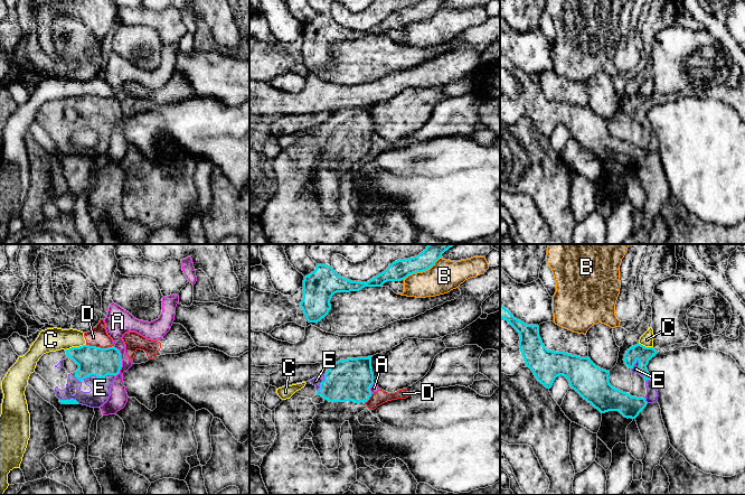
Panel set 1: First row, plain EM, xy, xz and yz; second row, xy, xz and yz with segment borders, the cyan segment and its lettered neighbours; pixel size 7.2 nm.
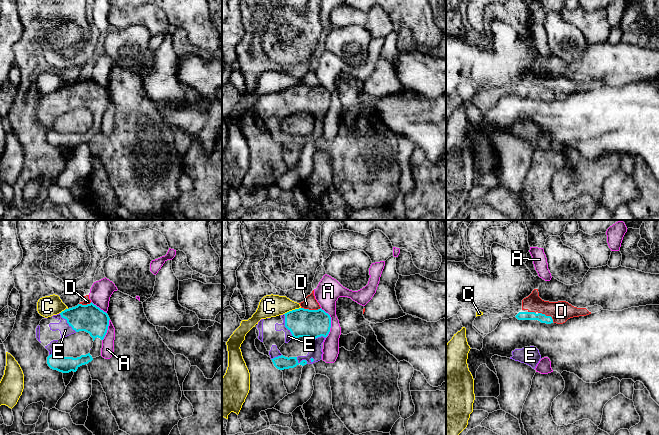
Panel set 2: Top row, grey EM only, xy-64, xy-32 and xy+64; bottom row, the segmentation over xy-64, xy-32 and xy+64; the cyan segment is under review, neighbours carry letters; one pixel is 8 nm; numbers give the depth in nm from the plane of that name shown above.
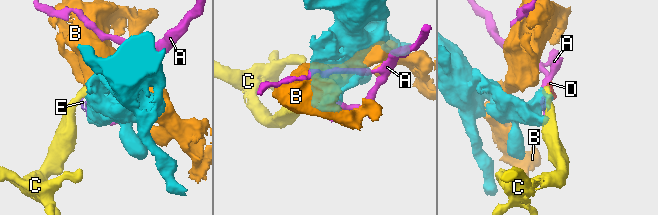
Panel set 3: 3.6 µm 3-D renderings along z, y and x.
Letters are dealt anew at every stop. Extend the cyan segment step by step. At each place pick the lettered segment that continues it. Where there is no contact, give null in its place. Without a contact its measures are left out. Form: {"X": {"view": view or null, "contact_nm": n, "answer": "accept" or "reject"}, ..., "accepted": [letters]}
{"A": {"view": "xy", "contact_nm": 220, "answer": "reject"}, "B": {"view": "xz", "contact_nm": 320, "answer": "reject"}, "C": {"view": "xy", "contact_nm": 160, "answer": "reject"}, "D": {"view": "xy", "contact_nm": 200, "answer": "reject"}, "E": {"view": "xy", "contact_nm": 240, "answer": "accept"}, "accepted": ["E"]}

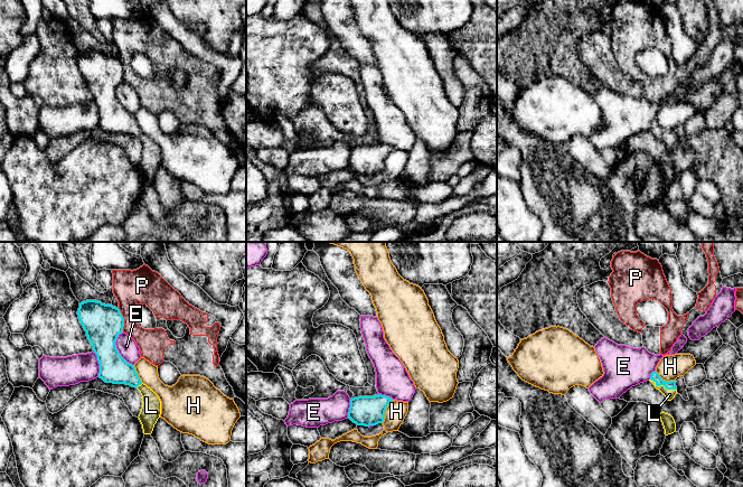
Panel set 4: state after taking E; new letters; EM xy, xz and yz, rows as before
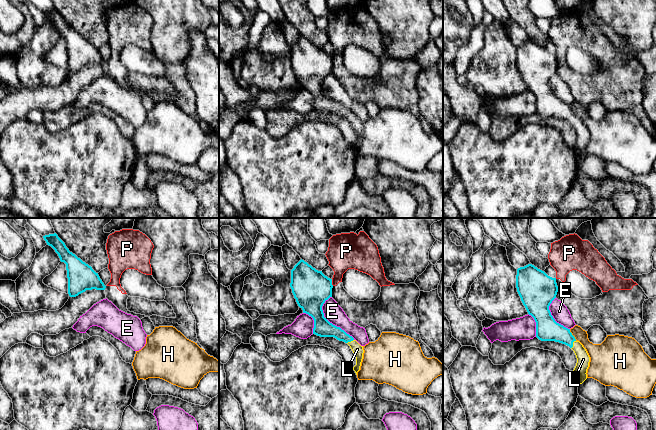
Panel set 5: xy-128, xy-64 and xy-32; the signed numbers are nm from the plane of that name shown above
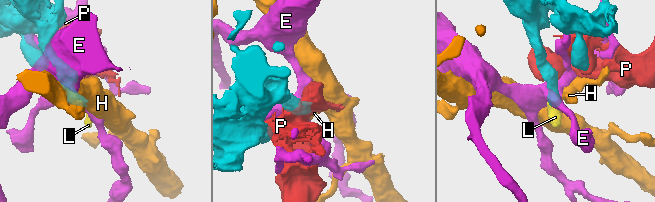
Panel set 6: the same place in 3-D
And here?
{"E": {"view": "xy", "contact_nm": 260, "answer": "reject"}, "H": {"view": "xz", "contact_nm": 190, "answer": "reject"}, "L": {"view": "yz", "contact_nm": 200, "answer": "accept"}, "P": {"view": "xy", "contact_nm": 180, "answer": "reject"}, "accepted": ["L"]}

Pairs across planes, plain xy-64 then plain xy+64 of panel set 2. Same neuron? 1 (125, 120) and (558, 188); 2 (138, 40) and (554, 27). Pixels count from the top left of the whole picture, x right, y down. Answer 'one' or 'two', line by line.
1: one
2: one

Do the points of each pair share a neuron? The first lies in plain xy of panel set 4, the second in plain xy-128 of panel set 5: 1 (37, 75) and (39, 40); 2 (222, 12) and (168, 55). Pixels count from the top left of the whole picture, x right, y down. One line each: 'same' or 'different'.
1: same
2: same

